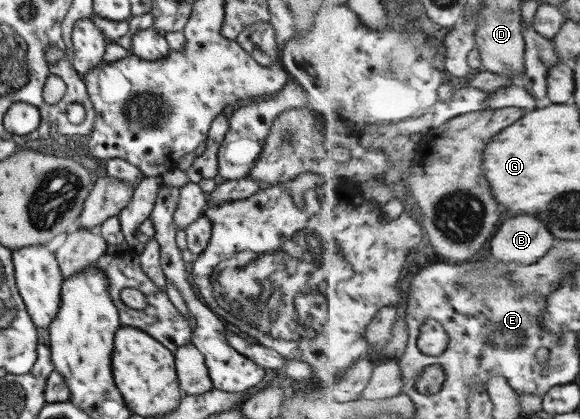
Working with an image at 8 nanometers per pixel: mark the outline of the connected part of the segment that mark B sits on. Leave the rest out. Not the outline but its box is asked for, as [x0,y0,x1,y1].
[490,216,556,266]

